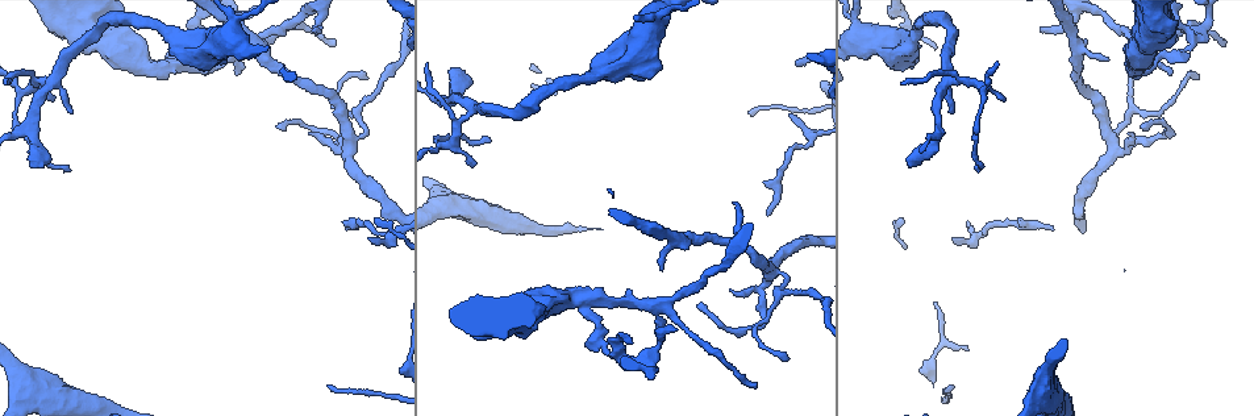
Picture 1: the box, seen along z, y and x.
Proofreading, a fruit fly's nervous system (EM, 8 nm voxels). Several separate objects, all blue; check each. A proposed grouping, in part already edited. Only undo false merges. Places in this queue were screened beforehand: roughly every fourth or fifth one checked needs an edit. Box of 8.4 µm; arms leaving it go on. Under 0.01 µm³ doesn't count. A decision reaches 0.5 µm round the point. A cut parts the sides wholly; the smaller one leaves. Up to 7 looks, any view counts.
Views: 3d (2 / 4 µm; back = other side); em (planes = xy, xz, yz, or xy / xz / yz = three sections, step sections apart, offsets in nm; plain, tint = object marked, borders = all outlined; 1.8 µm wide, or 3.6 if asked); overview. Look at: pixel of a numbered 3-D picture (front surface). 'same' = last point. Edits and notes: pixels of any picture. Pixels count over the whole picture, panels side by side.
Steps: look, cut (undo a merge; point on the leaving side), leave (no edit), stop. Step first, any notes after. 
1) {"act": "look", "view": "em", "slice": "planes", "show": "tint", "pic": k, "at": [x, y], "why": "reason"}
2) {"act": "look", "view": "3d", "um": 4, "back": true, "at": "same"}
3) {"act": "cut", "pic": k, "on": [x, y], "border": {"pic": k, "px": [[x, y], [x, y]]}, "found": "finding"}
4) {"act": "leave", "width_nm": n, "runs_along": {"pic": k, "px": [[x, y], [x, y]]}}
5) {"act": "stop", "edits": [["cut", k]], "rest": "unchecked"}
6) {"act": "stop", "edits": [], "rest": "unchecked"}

{"act": "look", "view": "em", "slice": "xy", "step": 8, "show": "tint", "pic": 1, "at": [582, 297], "why": "a fork"}

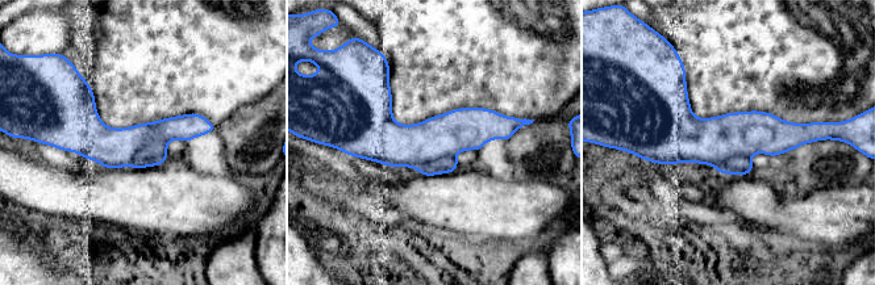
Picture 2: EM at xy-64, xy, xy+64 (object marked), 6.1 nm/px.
{"act": "look", "view": "em", "slice": "planes", "show": "borders", "at": "same"}

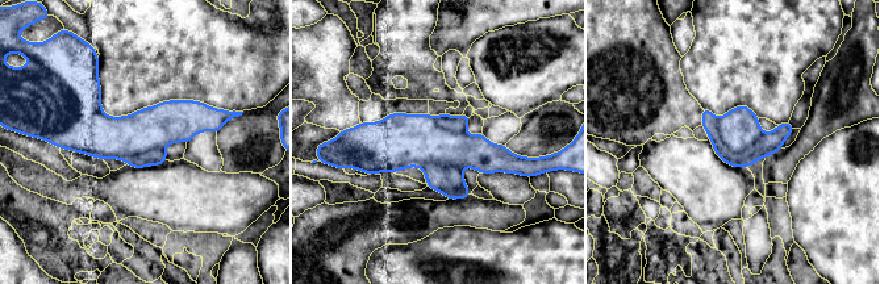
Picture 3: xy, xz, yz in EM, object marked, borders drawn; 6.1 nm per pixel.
{"act": "cut", "pic": 3, "on": [768, 143], "part_leaving": {"pic": 3, "px": [[704, 111], [730, 158], [789, 128]]}, "found": "a second neuron is stuck on"}

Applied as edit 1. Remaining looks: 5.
{"act": "look", "view": "overview"}

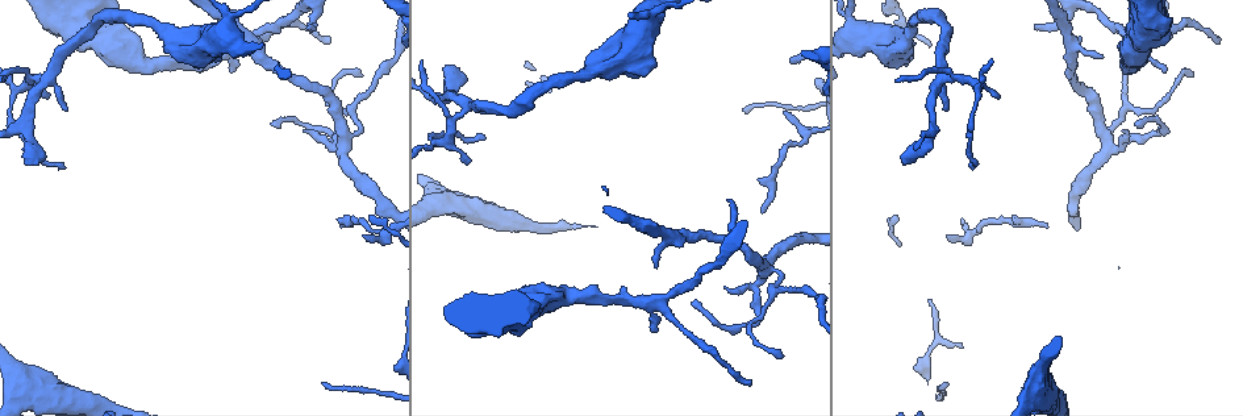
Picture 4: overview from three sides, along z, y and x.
{"act": "look", "view": "3d", "um": 2, "pic": 4, "at": [465, 106], "why": "two arms in line, one across"}

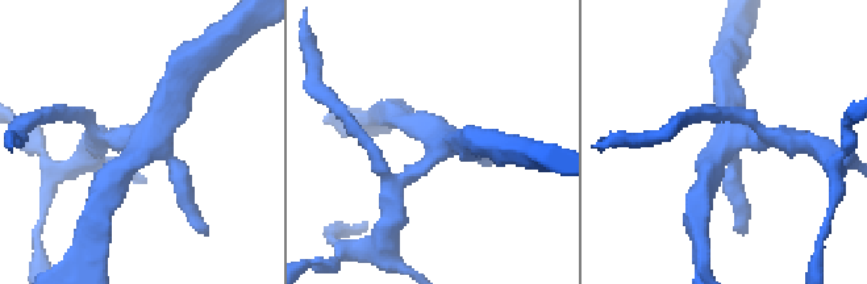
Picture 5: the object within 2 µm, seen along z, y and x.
{"act": "look", "view": "em", "slice": "yz", "step": 8, "show": "tint", "pic": 5, "at": [439, 142]}

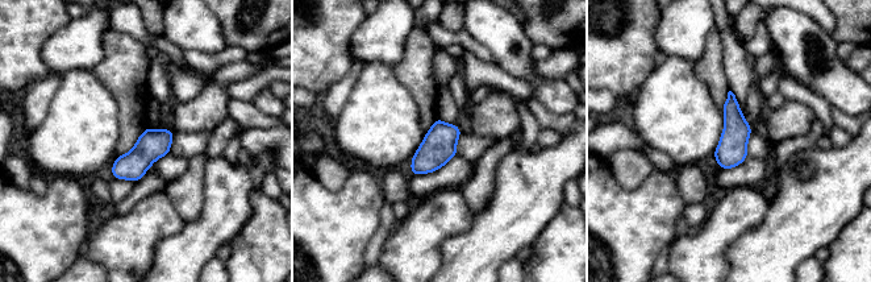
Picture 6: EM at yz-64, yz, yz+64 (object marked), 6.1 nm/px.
{"act": "look", "view": "em", "slice": "planes", "show": "borders", "at": "same", "why": "cut it another way"}

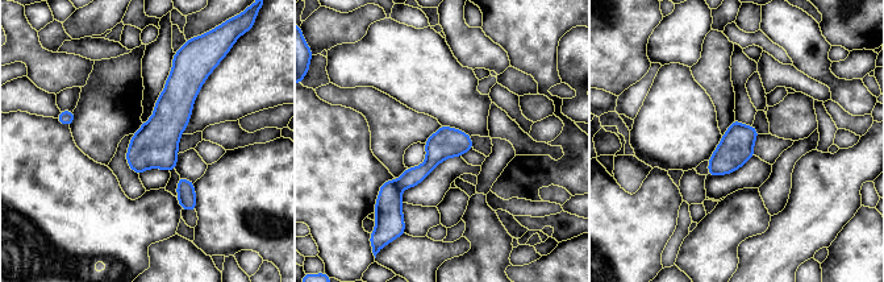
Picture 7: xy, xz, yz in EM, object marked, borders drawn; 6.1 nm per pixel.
{"act": "cut", "pic": 7, "on": [388, 210], "border": {"pic": 7, "px": [[393, 181], [400, 190]]}, "found": "two neurons meet here"}

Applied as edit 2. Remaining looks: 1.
{"act": "look", "view": "em", "slice": "planes", "show": "tint", "pic": 4, "at": [472, 208], "why": "branch point"}

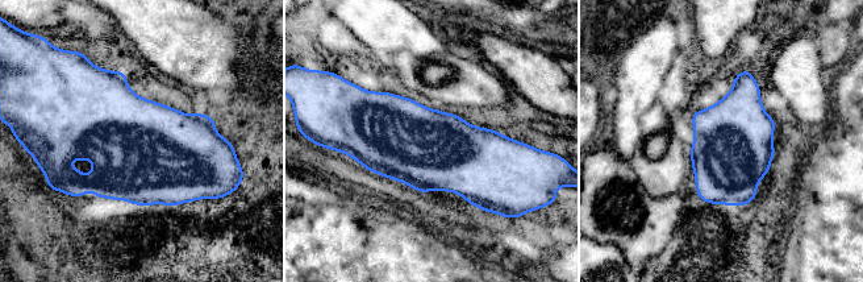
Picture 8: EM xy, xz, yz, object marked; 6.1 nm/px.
{"act": "leave", "found": "continuous, no second neuron"}

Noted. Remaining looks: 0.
{"act": "stop", "edits": [["cut", 3], ["cut", 7]], "rest": "unchecked"}

